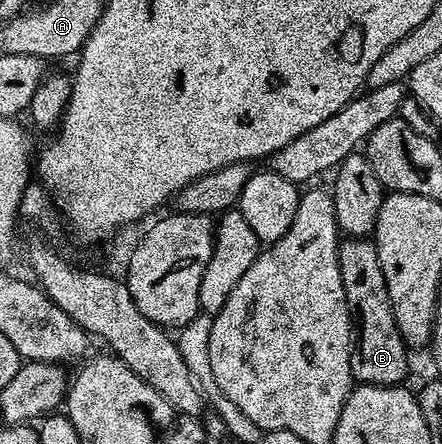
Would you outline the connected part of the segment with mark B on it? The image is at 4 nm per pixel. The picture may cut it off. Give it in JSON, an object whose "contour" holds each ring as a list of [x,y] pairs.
{"contour":[[[365,238],[344,239],[339,245],[339,265],[346,304],[350,310],[352,377],[359,384],[376,384],[386,388],[402,385],[407,376],[409,349],[395,325],[388,288],[374,243]]]}

